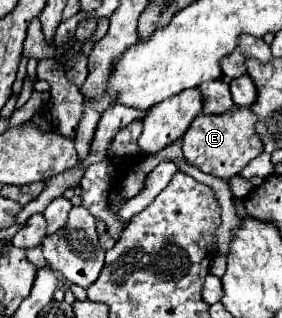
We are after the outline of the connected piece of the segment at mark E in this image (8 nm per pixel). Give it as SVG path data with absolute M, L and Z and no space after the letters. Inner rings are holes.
M234 107L230 113L222 113L218 117L198 115L184 135L184 157L190 165L198 167L204 173L230 181L236 177L254 157L262 153L262 141L254 131L258 117L252 109Z

